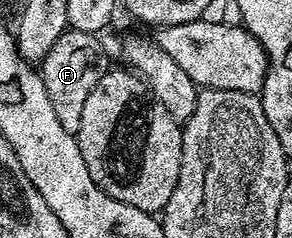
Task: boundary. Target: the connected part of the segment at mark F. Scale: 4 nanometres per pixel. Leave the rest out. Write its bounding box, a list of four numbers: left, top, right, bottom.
[41,27,109,134]

